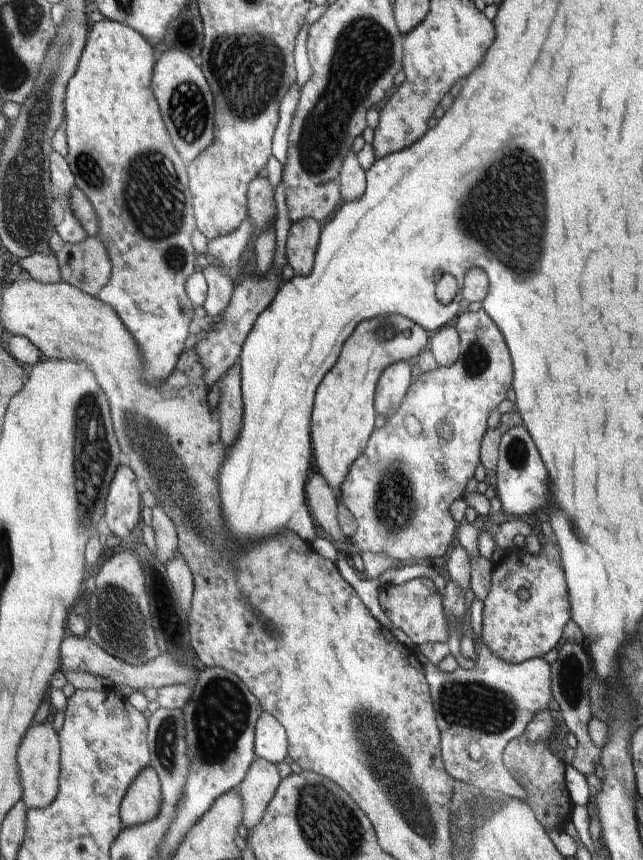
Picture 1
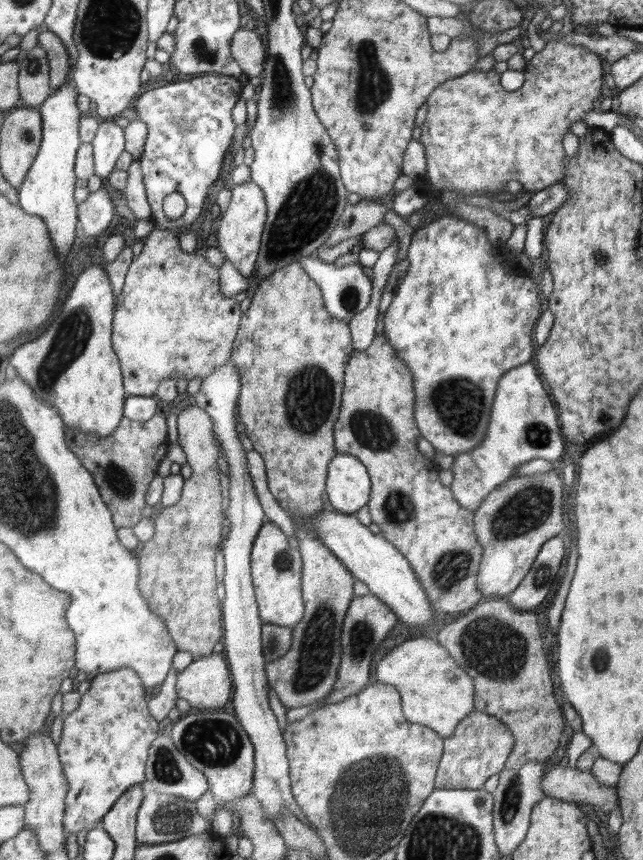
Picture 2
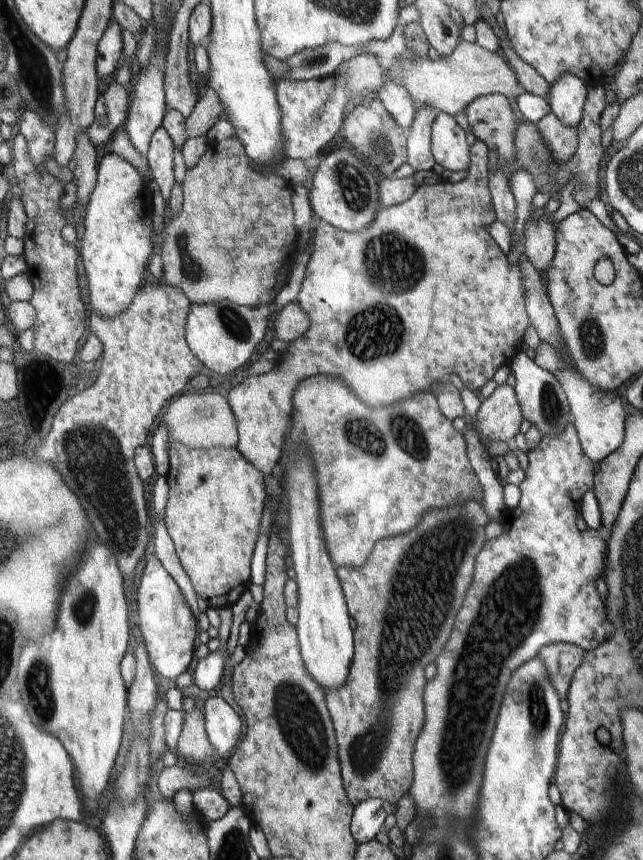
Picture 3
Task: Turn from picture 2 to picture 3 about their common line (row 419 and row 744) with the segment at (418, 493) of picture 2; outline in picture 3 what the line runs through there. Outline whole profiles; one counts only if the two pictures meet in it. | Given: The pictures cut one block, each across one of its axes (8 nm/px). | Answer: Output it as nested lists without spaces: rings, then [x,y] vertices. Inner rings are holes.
[[[466,500],[448,508],[436,508],[424,512],[424,518],[414,530],[374,543],[374,548],[362,568],[340,566],[336,570],[346,608],[356,622],[356,629],[353,631],[355,653],[346,684],[330,692],[323,691],[336,728],[342,784],[346,798],[352,806],[369,798],[396,804],[408,794],[412,786],[414,742],[424,724],[424,668],[426,664],[436,660],[438,652],[450,638],[454,618],[474,576],[472,570],[476,564],[476,555],[487,540],[484,527],[489,521],[482,502],[478,500]],[[406,638],[408,644],[410,640],[414,640],[418,650],[406,650]]]

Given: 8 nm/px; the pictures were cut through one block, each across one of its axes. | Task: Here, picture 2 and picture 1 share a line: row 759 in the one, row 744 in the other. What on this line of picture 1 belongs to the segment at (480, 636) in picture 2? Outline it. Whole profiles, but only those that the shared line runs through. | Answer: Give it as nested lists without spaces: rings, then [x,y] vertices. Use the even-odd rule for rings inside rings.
[[[528,734],[510,740],[503,752],[503,764],[516,782],[526,790],[526,802],[545,830],[561,830],[571,816],[574,804],[566,790],[565,765],[548,747],[548,742],[530,742]]]

